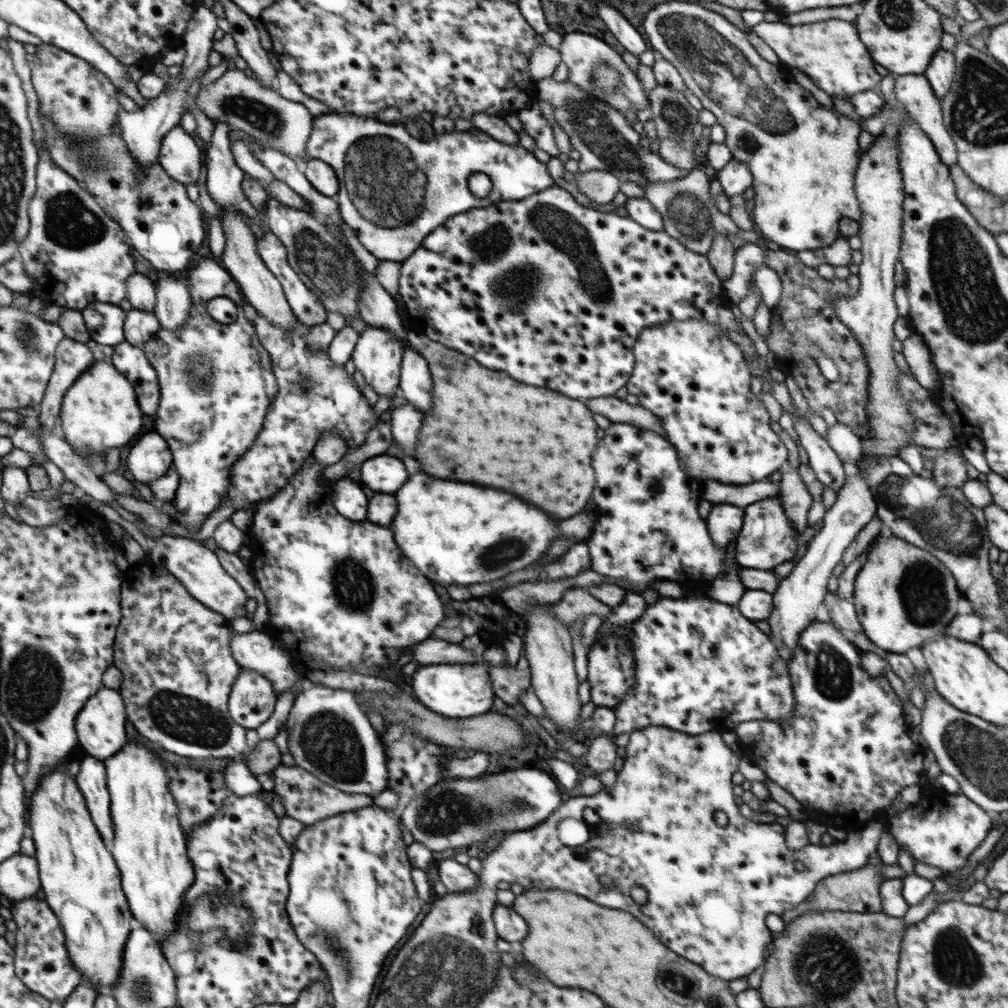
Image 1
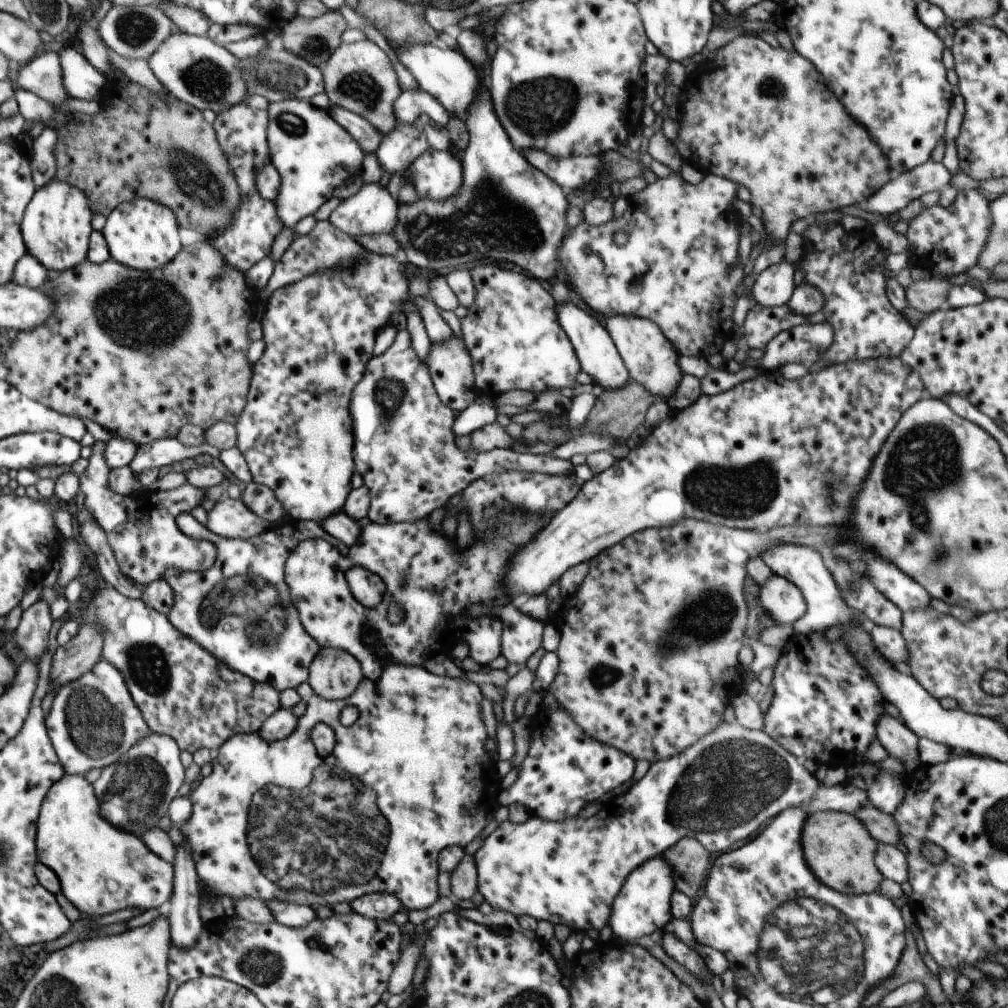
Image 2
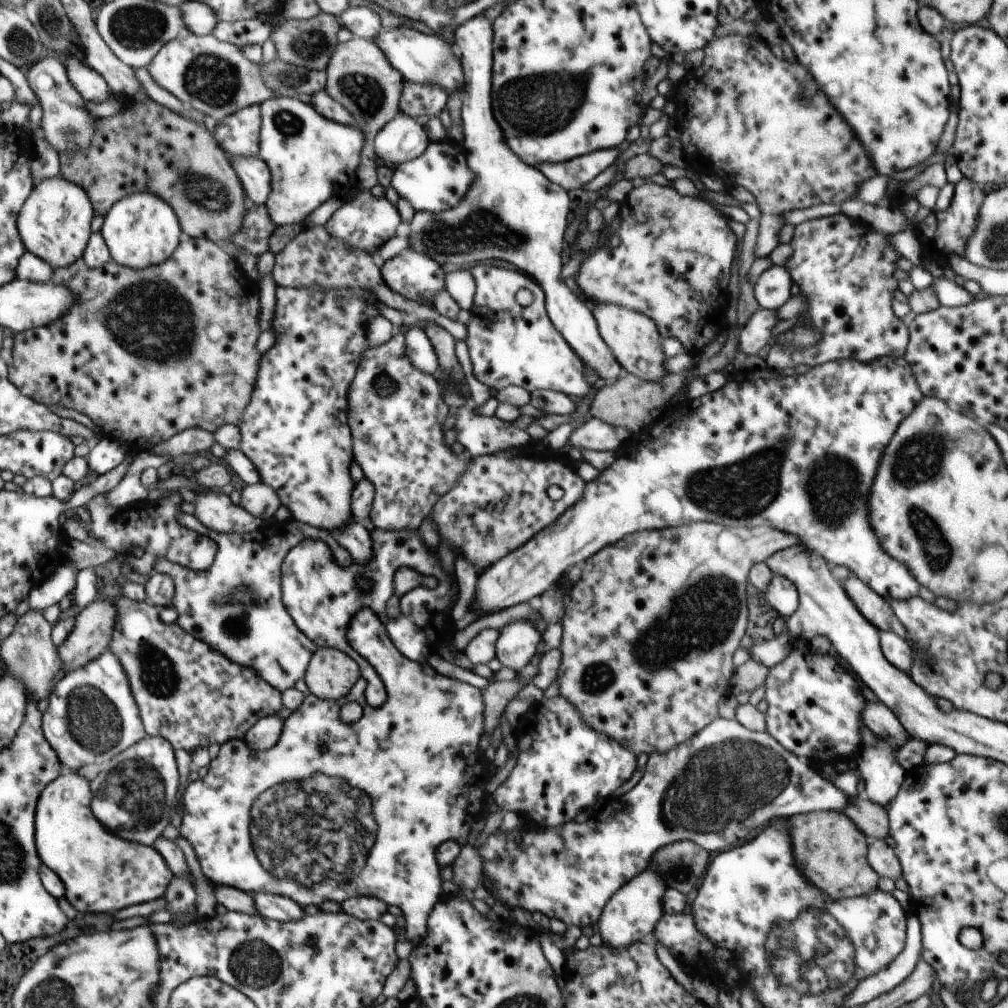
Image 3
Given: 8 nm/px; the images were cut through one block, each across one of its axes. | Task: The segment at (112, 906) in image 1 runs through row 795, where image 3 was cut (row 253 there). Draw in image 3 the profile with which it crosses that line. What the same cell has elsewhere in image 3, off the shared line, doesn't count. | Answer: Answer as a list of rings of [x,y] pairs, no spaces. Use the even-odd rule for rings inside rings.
[[[62,176],[42,181],[36,185],[30,199],[19,218],[19,228],[23,243],[28,252],[35,253],[40,260],[47,261],[52,268],[68,266],[78,258],[82,259],[87,244],[90,242],[90,220],[94,218],[88,192],[75,182]]]

